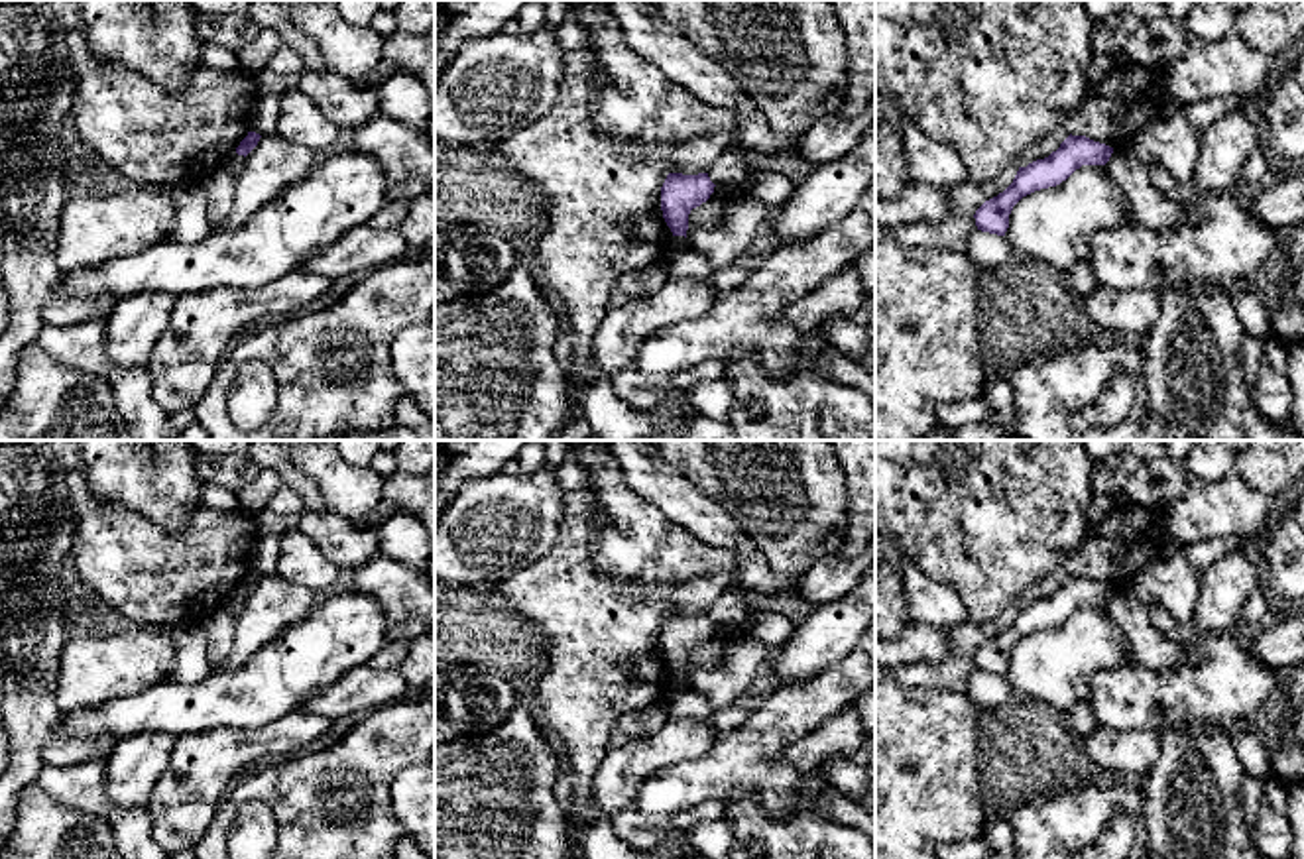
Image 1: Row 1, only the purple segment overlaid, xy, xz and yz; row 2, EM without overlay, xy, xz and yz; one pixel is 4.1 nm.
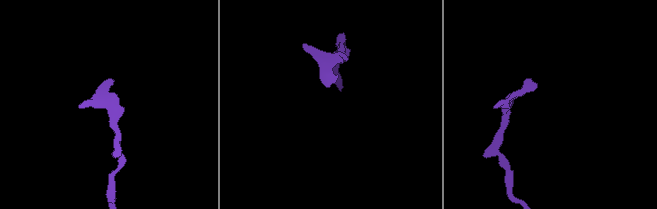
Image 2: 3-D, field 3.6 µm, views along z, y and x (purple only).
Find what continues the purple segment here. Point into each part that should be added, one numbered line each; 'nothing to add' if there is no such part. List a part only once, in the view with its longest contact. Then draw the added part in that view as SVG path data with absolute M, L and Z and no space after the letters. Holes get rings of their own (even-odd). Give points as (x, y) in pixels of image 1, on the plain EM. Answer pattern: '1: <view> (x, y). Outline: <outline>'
nothing to add

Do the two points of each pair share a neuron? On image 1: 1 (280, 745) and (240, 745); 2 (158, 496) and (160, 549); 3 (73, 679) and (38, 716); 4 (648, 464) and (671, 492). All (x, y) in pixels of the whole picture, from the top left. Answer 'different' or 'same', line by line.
1: same
2: different
3: different
4: same

